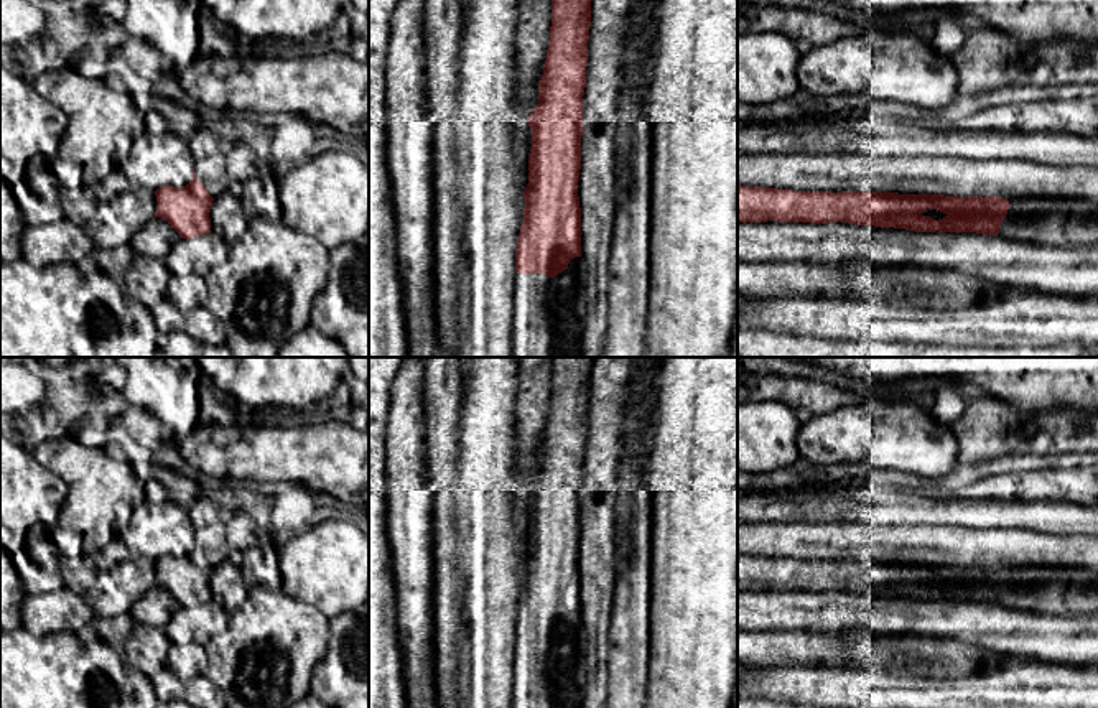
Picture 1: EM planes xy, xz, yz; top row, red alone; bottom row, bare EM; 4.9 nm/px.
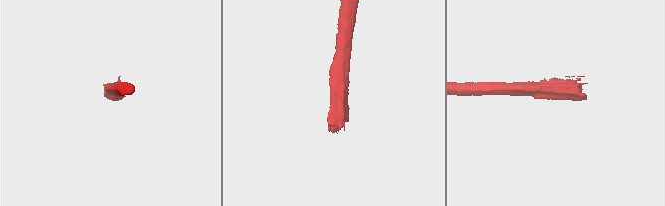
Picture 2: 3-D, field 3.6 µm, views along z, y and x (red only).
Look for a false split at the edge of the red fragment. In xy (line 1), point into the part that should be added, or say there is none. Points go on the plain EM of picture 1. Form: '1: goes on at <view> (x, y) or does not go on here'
1: does not go on here

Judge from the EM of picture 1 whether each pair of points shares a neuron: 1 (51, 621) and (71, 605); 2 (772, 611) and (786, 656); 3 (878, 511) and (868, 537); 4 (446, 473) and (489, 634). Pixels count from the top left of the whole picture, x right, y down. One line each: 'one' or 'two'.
1: one
2: two
3: two
4: two

